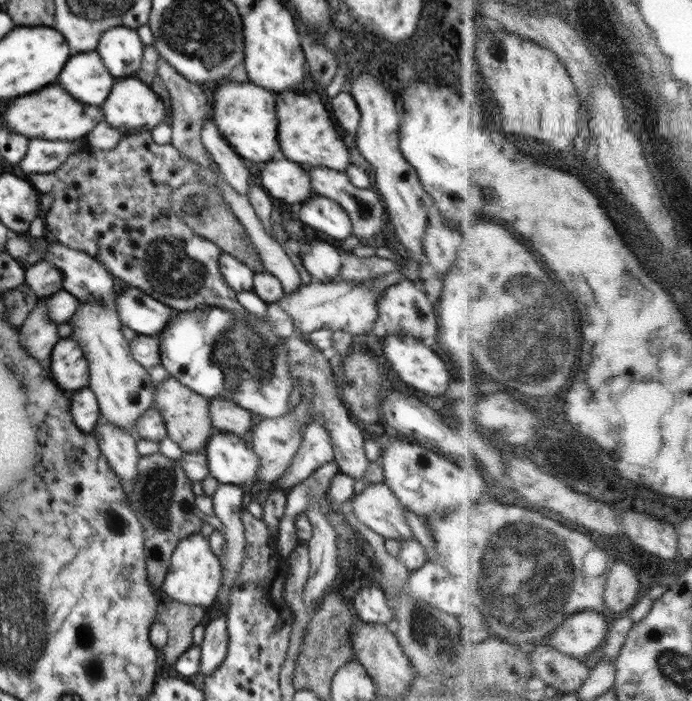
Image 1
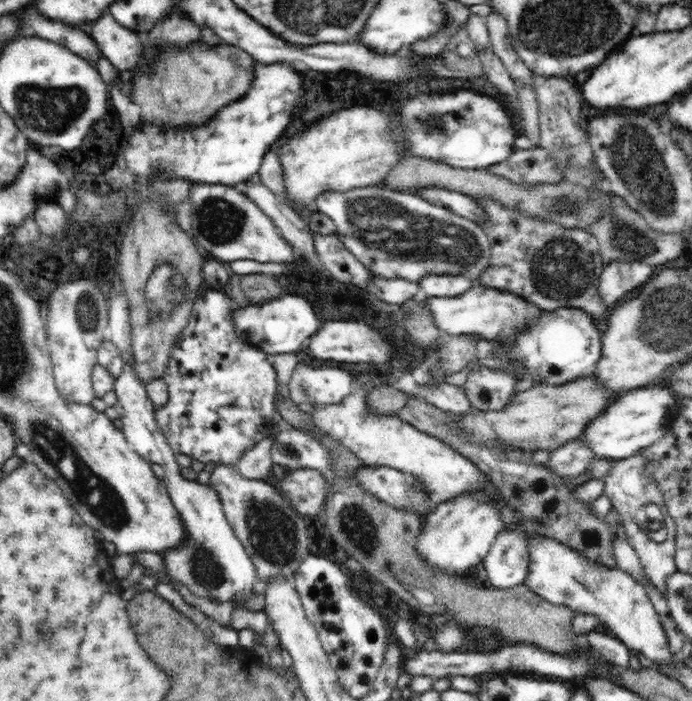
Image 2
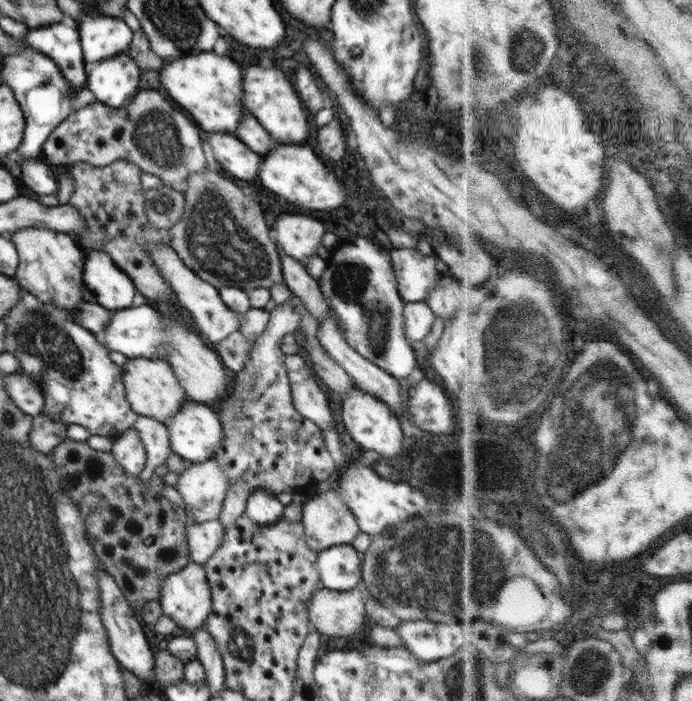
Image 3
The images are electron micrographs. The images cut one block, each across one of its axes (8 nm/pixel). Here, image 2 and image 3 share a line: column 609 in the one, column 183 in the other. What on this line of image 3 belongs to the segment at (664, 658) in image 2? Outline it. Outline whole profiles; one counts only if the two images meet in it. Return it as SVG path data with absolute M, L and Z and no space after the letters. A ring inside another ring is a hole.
M191 561L178 572L169 574L160 586L159 603L162 614L176 621L183 634L192 636L196 633L196 629L204 624L209 616L212 606L212 591L206 579L204 566Z

